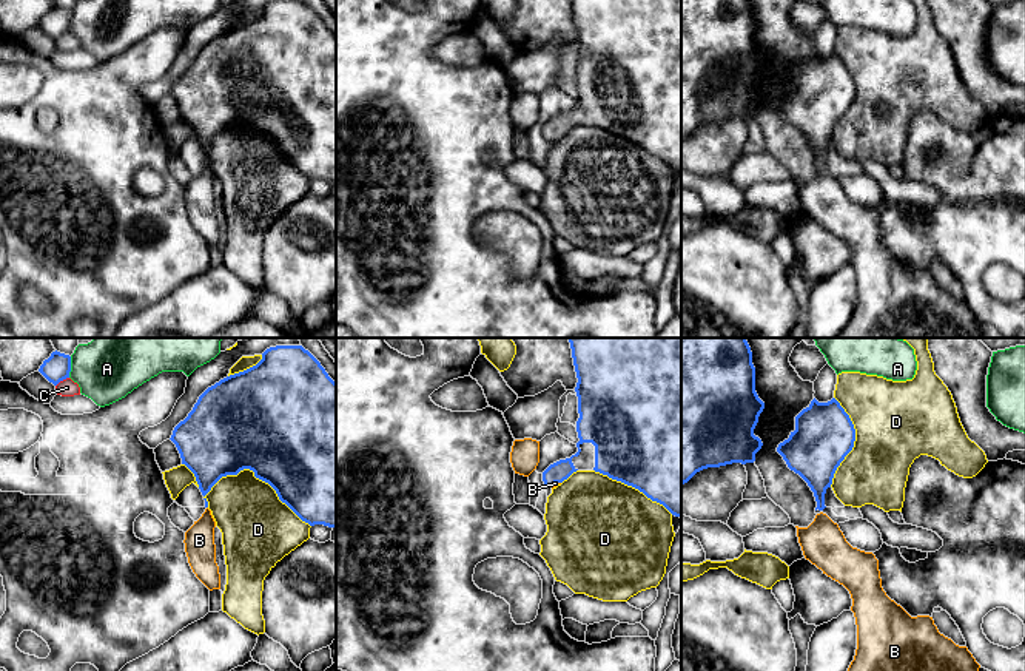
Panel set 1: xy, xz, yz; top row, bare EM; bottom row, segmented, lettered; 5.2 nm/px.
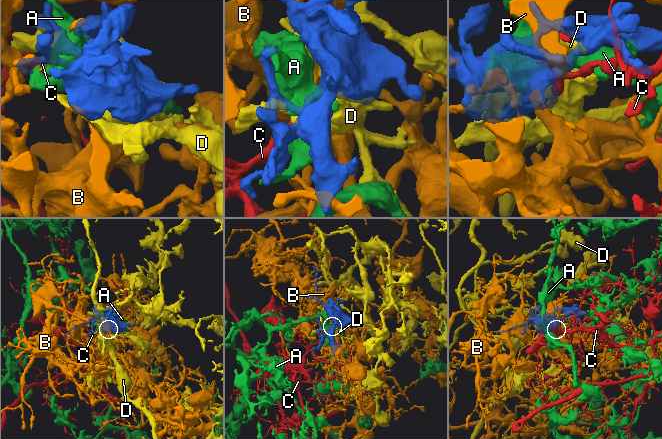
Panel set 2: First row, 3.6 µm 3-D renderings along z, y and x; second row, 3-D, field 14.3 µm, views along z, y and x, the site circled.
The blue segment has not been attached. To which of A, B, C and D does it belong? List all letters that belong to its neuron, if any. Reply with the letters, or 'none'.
B

